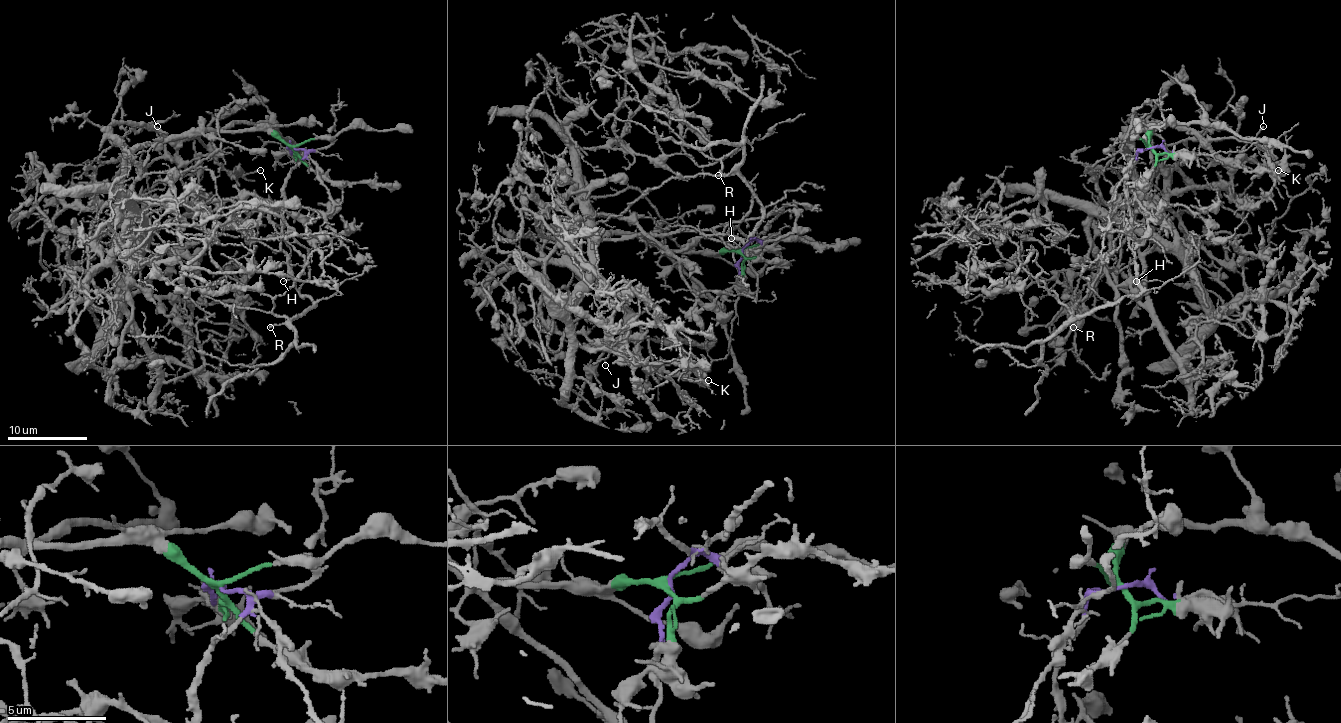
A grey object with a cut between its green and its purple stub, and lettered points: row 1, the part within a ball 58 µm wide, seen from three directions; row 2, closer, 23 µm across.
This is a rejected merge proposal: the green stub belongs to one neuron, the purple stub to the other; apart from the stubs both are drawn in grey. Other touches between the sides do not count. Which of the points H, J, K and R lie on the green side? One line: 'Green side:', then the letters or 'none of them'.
Green side: J, K

